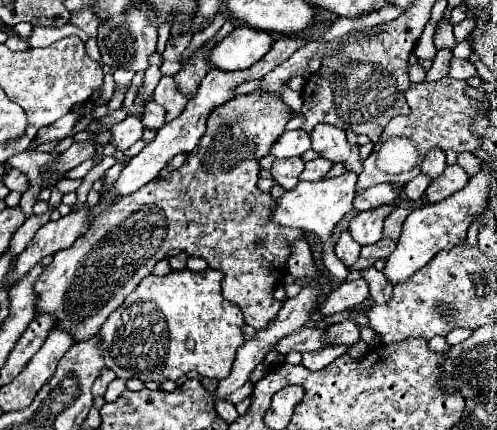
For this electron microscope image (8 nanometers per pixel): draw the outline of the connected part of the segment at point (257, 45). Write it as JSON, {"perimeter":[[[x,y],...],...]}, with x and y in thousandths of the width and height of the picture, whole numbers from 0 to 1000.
{"perimeter":[[[477,60],[457,88],[437,98],[421,126],[421,149],[449,167],[493,163],[509,153],[533,121],[545,116],[545,84],[533,70]]]}

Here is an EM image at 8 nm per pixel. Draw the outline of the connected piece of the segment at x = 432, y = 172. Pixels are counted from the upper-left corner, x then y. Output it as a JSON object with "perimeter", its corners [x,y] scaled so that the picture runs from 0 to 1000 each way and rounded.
{"perimeter":[[[867,349],[867,353],[855,363],[851,381],[847,381],[847,400],[851,400],[855,409],[863,409],[867,419],[875,419],[879,409],[891,405],[895,386],[899,386],[899,377],[895,377],[895,353],[891,353],[891,349]]]}

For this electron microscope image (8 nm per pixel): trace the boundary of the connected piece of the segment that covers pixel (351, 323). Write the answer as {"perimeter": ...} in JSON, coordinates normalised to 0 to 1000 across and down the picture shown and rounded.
{"perimeter":[[[706,735],[702,744],[678,749],[662,758],[662,795],[658,800],[718,800],[726,791],[726,753]]]}

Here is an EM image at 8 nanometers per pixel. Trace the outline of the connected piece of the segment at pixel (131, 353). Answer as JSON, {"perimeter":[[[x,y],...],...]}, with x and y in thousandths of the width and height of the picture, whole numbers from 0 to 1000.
{"perimeter":[[[348,628],[336,642],[300,637],[284,651],[276,674],[252,693],[252,702],[215,740],[203,758],[207,800],[211,800],[211,842],[239,879],[280,879],[288,888],[332,888],[360,884],[376,865],[396,865],[400,874],[449,884],[465,865],[473,819],[489,795],[489,730],[473,702],[449,693],[445,679],[449,637],[441,628],[384,633],[384,628]]]}

